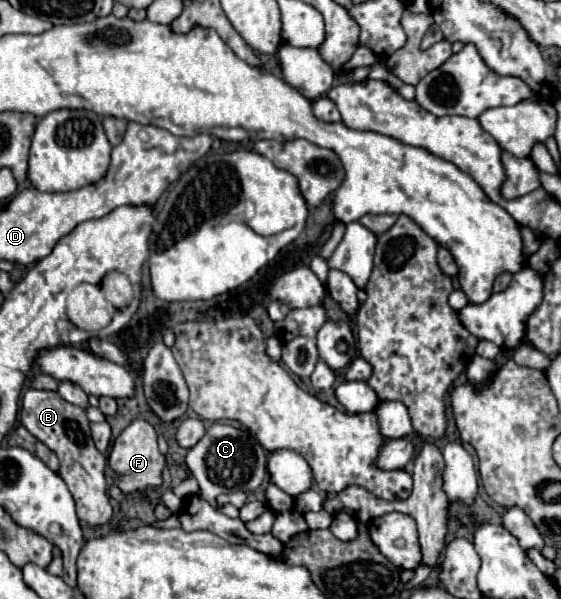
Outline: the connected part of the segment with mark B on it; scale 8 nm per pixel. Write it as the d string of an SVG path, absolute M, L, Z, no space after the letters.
M27 389L21 403L21 423L29 433L33 433L39 441L43 441L57 457L59 457L59 475L67 483L75 503L77 503L77 517L89 525L103 525L111 519L111 505L107 497L107 483L105 483L105 457L97 451L91 433L89 421L81 407L67 403L59 397L57 391L39 391Z

